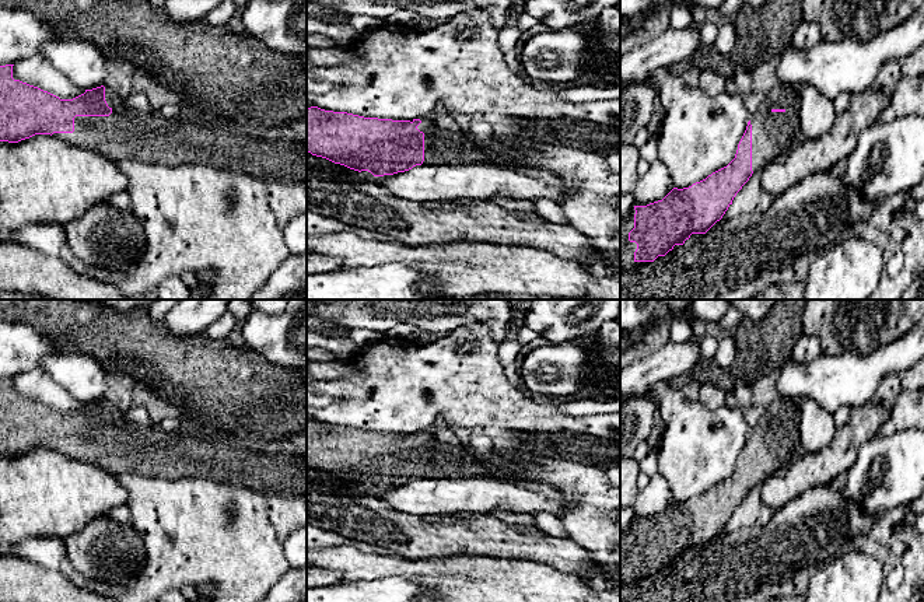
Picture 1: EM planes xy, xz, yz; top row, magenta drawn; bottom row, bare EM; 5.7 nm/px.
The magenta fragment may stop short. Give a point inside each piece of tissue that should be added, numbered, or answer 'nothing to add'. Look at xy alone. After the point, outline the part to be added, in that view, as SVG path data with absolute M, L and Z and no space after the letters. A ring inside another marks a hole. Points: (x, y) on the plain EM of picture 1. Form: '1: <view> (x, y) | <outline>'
1: xy (126, 447) | M105 400L105 414L112 423L109 430L76 430L73 447L53 447L52 451L70 459L88 462L111 475L139 473L168 480L203 477L245 486L260 493L307 497L307 455L291 448L276 454L241 447L232 440L210 438L193 428L172 433L160 426L139 426L125 417L125 412Z

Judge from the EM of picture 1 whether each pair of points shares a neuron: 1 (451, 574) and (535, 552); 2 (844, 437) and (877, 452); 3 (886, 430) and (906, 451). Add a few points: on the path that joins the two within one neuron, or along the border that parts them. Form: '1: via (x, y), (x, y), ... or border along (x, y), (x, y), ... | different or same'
1: border along (473, 555), (496, 559), (522, 559), (538, 564) | different
2: border along (878, 436), (860, 447), (844, 472) | different
3: border along (909, 427), (884, 437), (878, 436) | different

